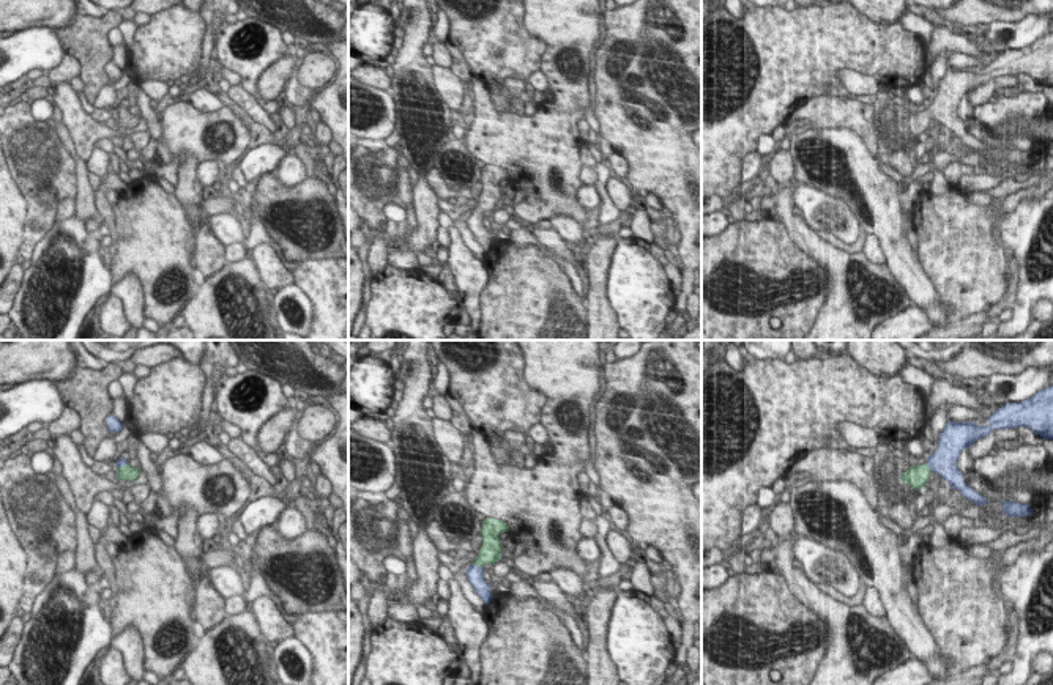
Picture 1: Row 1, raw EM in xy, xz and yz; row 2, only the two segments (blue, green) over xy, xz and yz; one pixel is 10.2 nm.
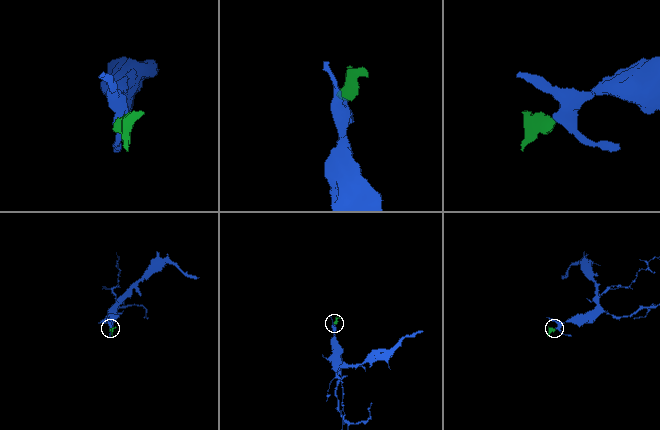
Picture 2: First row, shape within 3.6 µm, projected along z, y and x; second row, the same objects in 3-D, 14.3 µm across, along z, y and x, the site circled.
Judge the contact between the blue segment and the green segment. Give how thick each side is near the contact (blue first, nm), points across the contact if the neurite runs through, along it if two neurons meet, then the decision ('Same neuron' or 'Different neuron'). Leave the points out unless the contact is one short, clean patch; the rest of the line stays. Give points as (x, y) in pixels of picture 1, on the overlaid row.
Thickness 170 nm (blue) against 220 nm. Path across: xz (475, 573), (476, 566), (491, 550). Same neuron.

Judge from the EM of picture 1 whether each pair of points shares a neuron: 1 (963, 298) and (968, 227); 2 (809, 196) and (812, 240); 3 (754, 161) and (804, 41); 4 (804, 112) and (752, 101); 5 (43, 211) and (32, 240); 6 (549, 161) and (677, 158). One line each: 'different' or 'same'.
1: same
2: different
3: different
4: different
5: same
6: different

